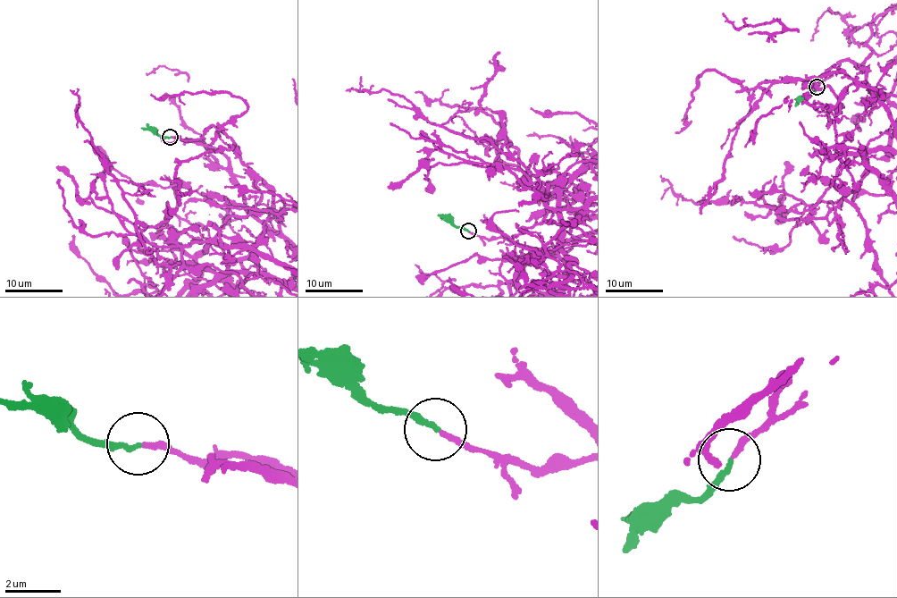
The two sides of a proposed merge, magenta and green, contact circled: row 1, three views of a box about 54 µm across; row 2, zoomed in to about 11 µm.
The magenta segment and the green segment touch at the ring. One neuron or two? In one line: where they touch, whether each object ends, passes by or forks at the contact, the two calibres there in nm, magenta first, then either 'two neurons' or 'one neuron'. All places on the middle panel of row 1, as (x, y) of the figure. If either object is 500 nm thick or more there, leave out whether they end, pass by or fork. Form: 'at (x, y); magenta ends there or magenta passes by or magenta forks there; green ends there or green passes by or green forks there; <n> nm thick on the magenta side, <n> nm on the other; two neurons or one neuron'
at (468, 231); magenta ends there; green ends there; 180 nm thick on the magenta side, 170 nm on the other; one neuron

